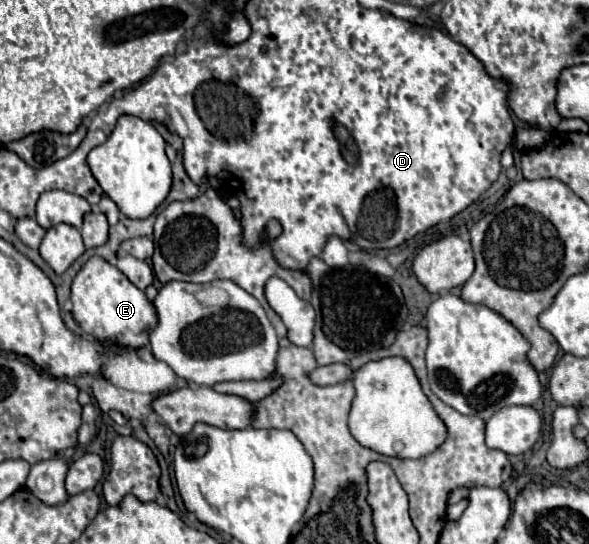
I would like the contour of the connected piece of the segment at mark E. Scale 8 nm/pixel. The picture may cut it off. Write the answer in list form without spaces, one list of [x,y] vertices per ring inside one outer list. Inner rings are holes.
[[[91,257],[81,271],[75,275],[71,285],[73,317],[83,329],[83,333],[99,339],[111,341],[121,347],[139,349],[149,343],[149,331],[157,325],[157,313],[153,303],[137,289],[115,265],[101,257]]]

